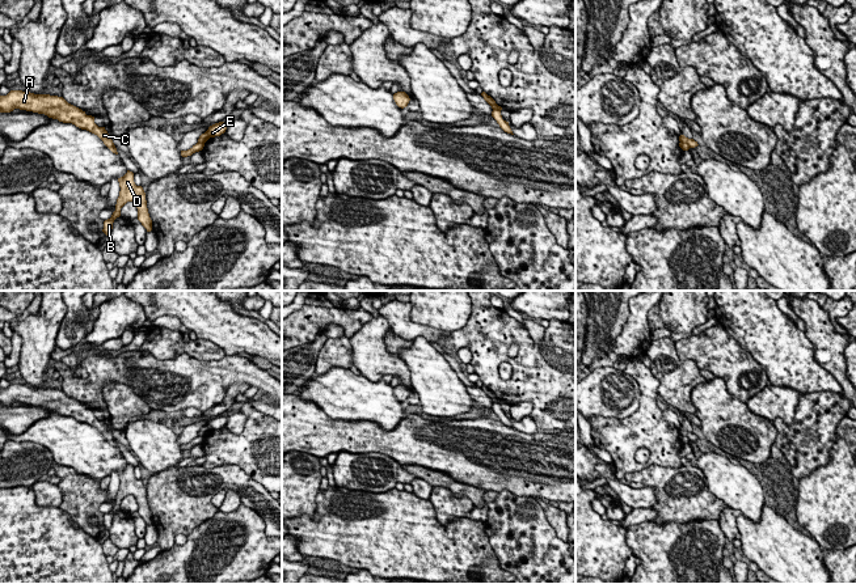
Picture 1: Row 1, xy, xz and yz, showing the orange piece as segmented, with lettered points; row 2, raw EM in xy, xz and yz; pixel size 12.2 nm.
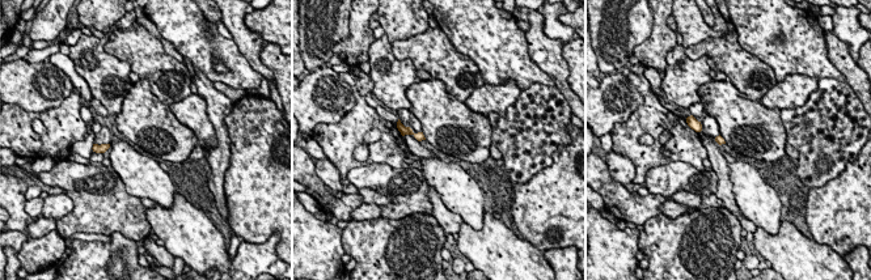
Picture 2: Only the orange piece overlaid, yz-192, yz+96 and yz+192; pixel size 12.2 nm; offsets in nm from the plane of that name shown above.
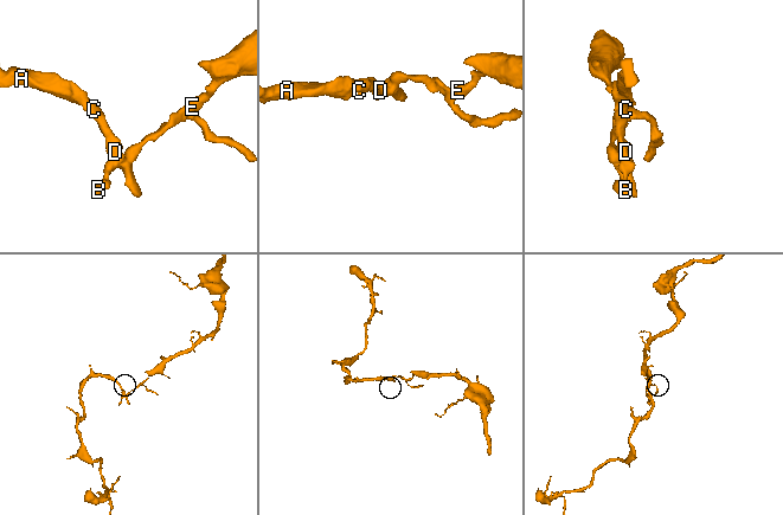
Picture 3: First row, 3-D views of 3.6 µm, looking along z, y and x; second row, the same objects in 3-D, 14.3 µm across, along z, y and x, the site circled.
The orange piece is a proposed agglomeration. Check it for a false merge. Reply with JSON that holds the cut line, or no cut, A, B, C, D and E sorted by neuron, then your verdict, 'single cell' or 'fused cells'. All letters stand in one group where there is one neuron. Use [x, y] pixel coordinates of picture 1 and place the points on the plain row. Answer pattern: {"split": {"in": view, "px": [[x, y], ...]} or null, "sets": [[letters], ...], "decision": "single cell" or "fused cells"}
{"split": {"in": "xz", "px": [[497, 398], [493, 403]]}, "sets": [["A", "B", "C", "D"], ["E"]], "decision": "fused cells"}

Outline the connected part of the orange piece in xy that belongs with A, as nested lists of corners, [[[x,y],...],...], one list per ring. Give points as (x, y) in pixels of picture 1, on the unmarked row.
[[[10,384],[7,389],[0,389],[0,406],[10,406],[14,402],[45,407],[59,415],[72,416],[97,428],[113,447],[118,448],[105,420],[98,420],[94,416],[94,410],[87,409],[85,405],[68,397],[63,390],[22,384]]]

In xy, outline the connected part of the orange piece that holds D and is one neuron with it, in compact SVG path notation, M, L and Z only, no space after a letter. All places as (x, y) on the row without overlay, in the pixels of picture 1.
M127 464L127 466L118 471L119 475L119 490L117 492L115 504L111 511L104 515L102 525L109 529L113 522L113 516L117 511L121 509L121 502L127 495L134 495L138 502L138 513L147 522L147 525L152 524L152 513L148 507L146 486L142 479L136 479L134 475L134 466Z

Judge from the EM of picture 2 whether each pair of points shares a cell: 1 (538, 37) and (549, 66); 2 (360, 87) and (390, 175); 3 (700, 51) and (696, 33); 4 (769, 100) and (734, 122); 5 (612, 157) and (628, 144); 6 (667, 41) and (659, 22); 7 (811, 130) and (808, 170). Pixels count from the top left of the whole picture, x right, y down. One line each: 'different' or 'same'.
1: same
2: different
3: different
4: different
5: different
6: same
7: same

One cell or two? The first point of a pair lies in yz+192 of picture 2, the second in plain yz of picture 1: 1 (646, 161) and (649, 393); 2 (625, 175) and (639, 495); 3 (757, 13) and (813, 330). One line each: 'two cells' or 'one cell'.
1: one cell
2: one cell
3: two cells

